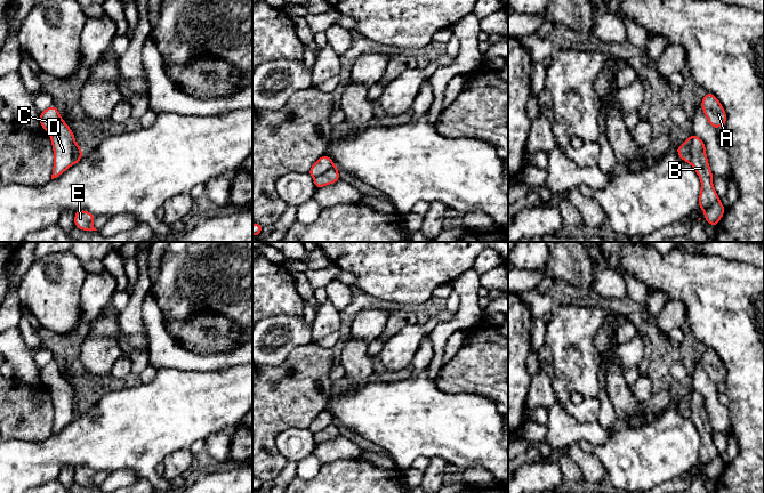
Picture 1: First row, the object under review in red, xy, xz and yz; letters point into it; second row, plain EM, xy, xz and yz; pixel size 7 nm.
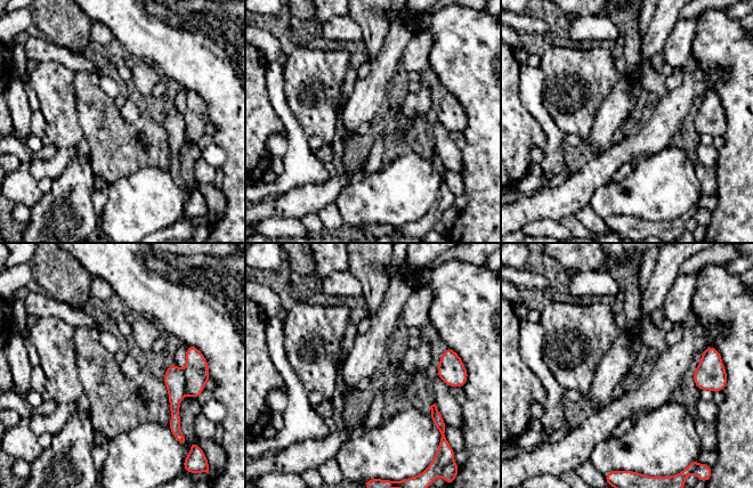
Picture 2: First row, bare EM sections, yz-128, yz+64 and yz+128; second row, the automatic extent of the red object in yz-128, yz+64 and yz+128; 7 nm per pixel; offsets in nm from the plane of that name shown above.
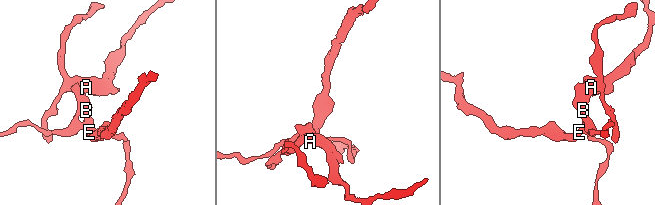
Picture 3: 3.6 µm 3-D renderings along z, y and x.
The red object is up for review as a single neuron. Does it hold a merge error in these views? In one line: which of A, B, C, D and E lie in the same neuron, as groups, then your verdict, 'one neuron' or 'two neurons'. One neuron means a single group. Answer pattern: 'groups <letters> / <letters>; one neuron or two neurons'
groups A B E / C D; two neurons

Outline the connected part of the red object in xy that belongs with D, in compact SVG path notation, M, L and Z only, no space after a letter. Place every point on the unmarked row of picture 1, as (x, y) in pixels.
M55 361L39 369L39 372L42 385L49 388L51 395L55 412L51 430L54 435L72 421L74 389L61 373Z

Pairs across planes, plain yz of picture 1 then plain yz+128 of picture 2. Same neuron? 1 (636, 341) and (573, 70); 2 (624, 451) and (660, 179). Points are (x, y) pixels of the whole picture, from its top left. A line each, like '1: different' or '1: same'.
1: different
2: same

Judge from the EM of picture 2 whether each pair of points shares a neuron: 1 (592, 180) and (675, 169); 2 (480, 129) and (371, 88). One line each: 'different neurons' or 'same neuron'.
1: different neurons
2: different neurons

